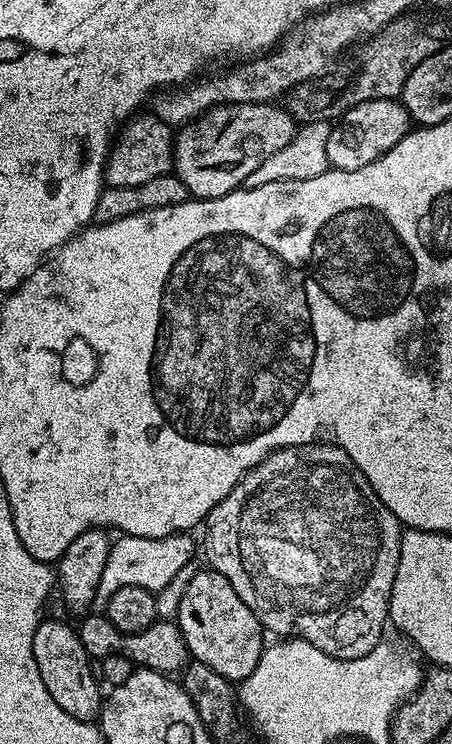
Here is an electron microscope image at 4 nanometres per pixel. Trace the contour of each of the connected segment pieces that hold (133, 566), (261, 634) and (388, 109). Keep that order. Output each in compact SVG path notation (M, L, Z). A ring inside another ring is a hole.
M124 534L113 539L112 549L106 558L106 570L102 570L102 582L98 582L97 601L107 602L114 590L122 590L122 586L142 586L154 594L160 592L182 566L194 560L190 537L188 534L177 534L151 540Z
M199 570L186 586L178 625L189 653L233 682L242 681L252 673L266 647L266 633L250 606L234 594L234 586L222 574L211 570Z
M399 99L355 104L332 124L330 138L326 138L326 158L338 170L358 170L386 154L409 130L408 111Z

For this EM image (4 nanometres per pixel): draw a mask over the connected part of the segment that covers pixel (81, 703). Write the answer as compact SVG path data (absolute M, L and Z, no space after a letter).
M41 619L38 630L34 630L34 662L38 662L38 674L42 674L42 682L46 682L46 690L50 690L50 698L70 714L70 718L78 718L92 722L100 715L102 692L96 685L97 673L93 661L83 648L79 631L64 620Z

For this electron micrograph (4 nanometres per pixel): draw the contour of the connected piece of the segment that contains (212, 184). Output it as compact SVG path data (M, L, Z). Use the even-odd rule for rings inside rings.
M219 104L175 133L174 175L197 200L213 200L235 192L270 154L294 138L298 122L287 107L267 104ZM280 107L280 108L279 108Z

